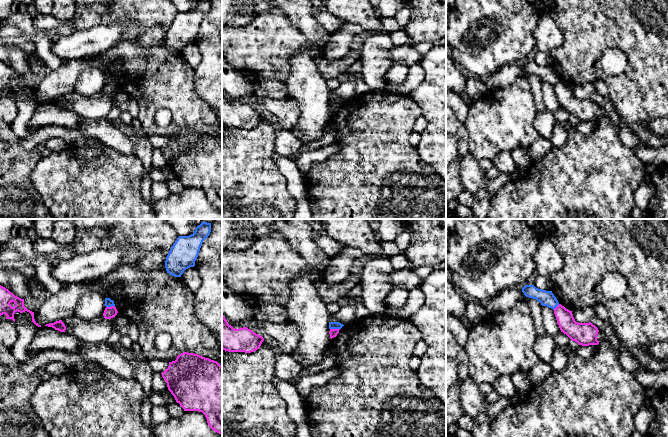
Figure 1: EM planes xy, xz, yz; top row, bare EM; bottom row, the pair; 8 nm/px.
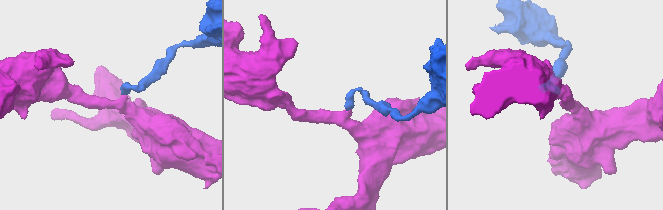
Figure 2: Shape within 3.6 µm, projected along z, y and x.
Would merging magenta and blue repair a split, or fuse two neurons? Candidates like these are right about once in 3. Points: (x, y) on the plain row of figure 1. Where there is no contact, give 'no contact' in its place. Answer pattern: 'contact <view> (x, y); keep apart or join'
contact xz (335, 105); keep apart

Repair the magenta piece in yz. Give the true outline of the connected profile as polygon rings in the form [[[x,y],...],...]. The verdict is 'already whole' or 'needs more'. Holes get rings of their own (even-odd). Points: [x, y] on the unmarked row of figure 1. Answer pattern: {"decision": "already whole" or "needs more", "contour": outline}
{"decision": "already whole", "contour": [[[559,80],[554,85],[554,90],[561,108],[566,110],[572,117],[582,122],[598,121],[598,104],[589,99],[578,99],[575,97],[572,87]]]}

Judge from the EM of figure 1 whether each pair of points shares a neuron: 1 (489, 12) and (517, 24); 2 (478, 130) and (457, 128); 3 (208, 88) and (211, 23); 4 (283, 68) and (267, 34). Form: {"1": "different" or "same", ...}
{"1": "same", "2": "different", "3": "same", "4": "same"}

